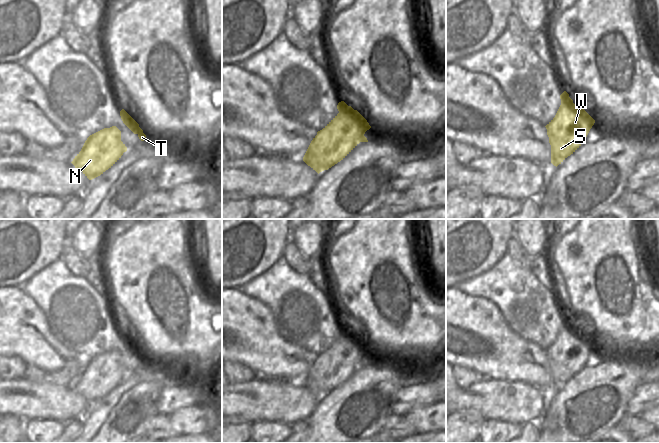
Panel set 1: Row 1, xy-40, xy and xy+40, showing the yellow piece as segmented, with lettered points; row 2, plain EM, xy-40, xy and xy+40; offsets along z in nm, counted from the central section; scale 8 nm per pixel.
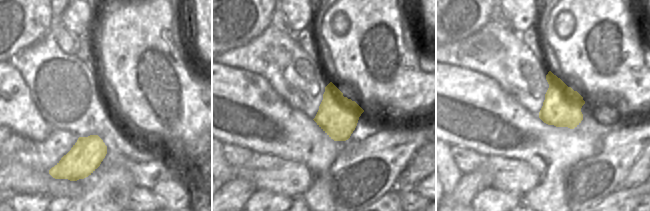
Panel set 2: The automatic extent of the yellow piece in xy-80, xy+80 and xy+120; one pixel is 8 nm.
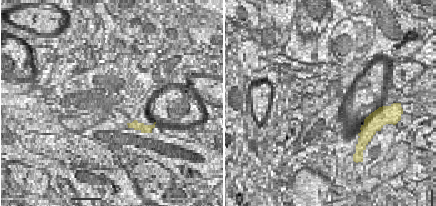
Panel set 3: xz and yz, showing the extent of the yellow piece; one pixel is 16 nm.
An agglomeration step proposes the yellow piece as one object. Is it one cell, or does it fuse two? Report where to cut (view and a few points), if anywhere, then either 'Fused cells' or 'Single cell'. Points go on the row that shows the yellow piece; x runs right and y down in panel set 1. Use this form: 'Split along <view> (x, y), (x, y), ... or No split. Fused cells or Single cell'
No split. Single cell

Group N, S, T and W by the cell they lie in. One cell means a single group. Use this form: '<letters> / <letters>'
N S T W

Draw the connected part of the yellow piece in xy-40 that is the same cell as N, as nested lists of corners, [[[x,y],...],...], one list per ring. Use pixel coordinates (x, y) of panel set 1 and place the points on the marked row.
[[[112,126],[90,135],[71,163],[92,180],[111,168],[126,151],[121,131]]]

